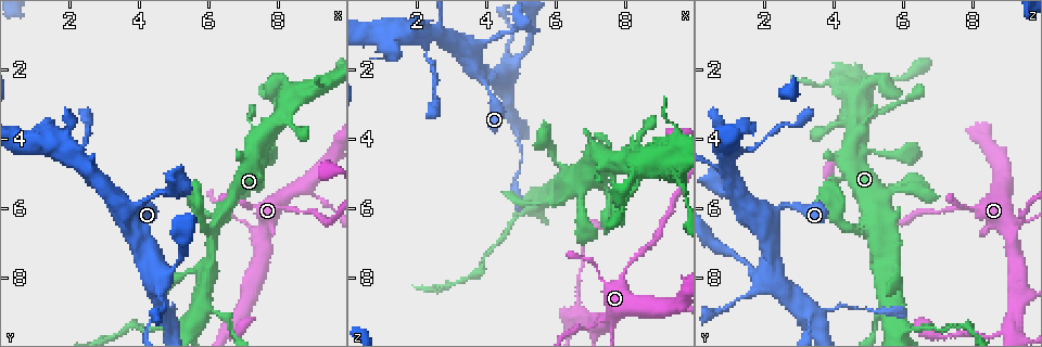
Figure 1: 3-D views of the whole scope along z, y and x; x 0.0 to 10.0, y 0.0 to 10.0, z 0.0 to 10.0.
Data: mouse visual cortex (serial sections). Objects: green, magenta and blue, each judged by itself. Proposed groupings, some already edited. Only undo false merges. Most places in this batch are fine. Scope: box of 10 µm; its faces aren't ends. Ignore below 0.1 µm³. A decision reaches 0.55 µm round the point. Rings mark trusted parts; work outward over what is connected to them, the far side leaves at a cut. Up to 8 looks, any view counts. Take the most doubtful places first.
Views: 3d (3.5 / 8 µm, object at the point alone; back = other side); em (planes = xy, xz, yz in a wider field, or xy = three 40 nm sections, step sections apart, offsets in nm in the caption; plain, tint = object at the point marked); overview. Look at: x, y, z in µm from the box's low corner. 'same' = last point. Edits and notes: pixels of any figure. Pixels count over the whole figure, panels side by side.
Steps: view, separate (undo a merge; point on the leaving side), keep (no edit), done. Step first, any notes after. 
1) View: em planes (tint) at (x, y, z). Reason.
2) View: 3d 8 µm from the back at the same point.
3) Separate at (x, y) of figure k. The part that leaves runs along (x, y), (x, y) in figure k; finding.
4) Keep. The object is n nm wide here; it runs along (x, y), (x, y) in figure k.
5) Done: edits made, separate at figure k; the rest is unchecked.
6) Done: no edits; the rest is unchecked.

View: em xy step 1 (tint) at (7.90, 3.50, 4.65). Thin arm on a thick one.

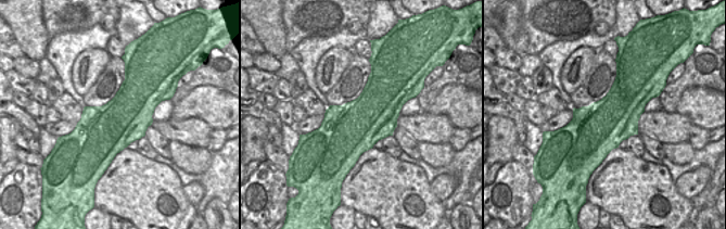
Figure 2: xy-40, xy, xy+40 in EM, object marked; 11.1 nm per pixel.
View: 3d 3.5 µm at the same point.

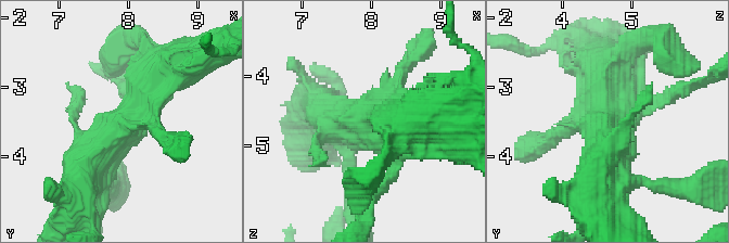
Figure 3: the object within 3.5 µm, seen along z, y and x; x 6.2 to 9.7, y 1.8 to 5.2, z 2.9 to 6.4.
Keep. It runs along (80, 180), (80, 166), (170, 66) in figure 3; continuous, no second cell.

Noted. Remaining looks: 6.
View: em xy step 2 (tint) at (6.85, 9.30, 9.15). Calibre changes.

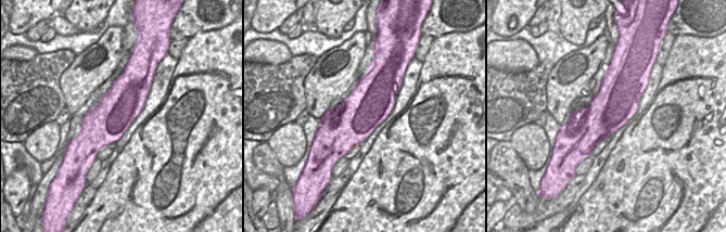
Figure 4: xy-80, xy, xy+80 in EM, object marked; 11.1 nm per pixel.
View: 3d 3.5 µm at the same point. See where the arms go.

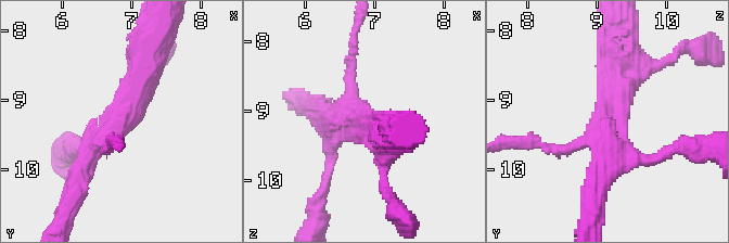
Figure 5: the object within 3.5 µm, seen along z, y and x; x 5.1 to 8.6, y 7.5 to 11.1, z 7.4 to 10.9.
Keep. It runs along (615, 56), (606, 124), (551, 150) in figure 5; one cell here.

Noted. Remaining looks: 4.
View: em xy step 5 (tint) at (8.70, 5.40, 8.85). Side arm on a straight run.

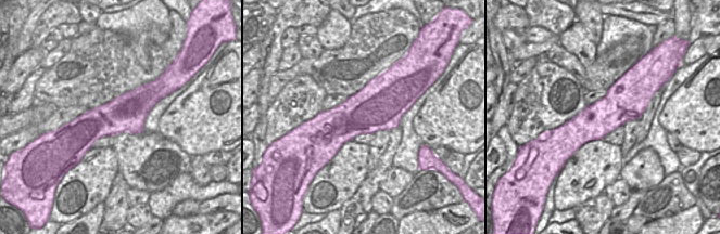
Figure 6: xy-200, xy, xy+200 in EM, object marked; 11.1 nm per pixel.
View: 3d 3.5 µm at the same point.

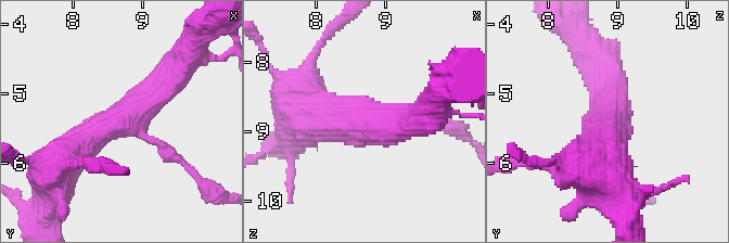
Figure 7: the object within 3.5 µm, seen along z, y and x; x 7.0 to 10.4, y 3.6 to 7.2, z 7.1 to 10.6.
Keep. The object is 550 nm wide here; it runs along (52, 168), (178, 67) in figure 7; continuous, no second cell.

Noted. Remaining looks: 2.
View: 3d 3.5 µm at (3.80, 6.30, 2.20).

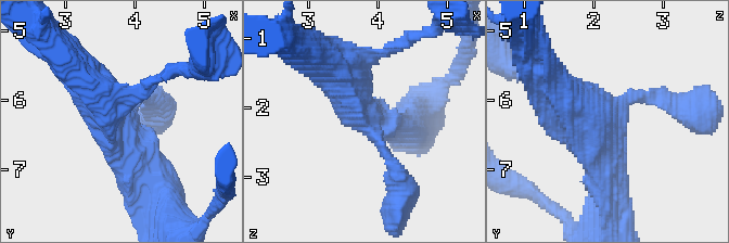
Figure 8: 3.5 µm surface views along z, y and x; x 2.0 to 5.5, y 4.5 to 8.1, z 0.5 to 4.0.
View: em xy step 5 (tint) at (3.80, 6.30, 2.10). 3 arms meet here; the arms are 200, 450, 600 nm wide.

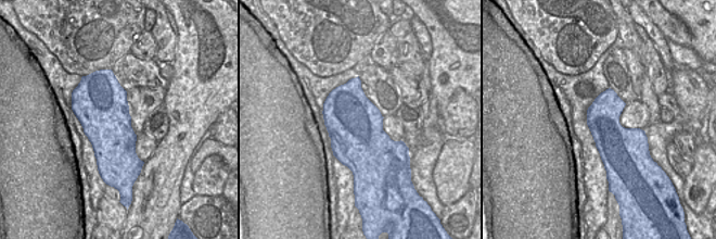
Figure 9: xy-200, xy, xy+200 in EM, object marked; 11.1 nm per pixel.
Keep. It runs along (395, 169), (335, 67) in figure 8; one cell here.

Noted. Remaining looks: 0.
Done: no edits; the rest is unchecked.

